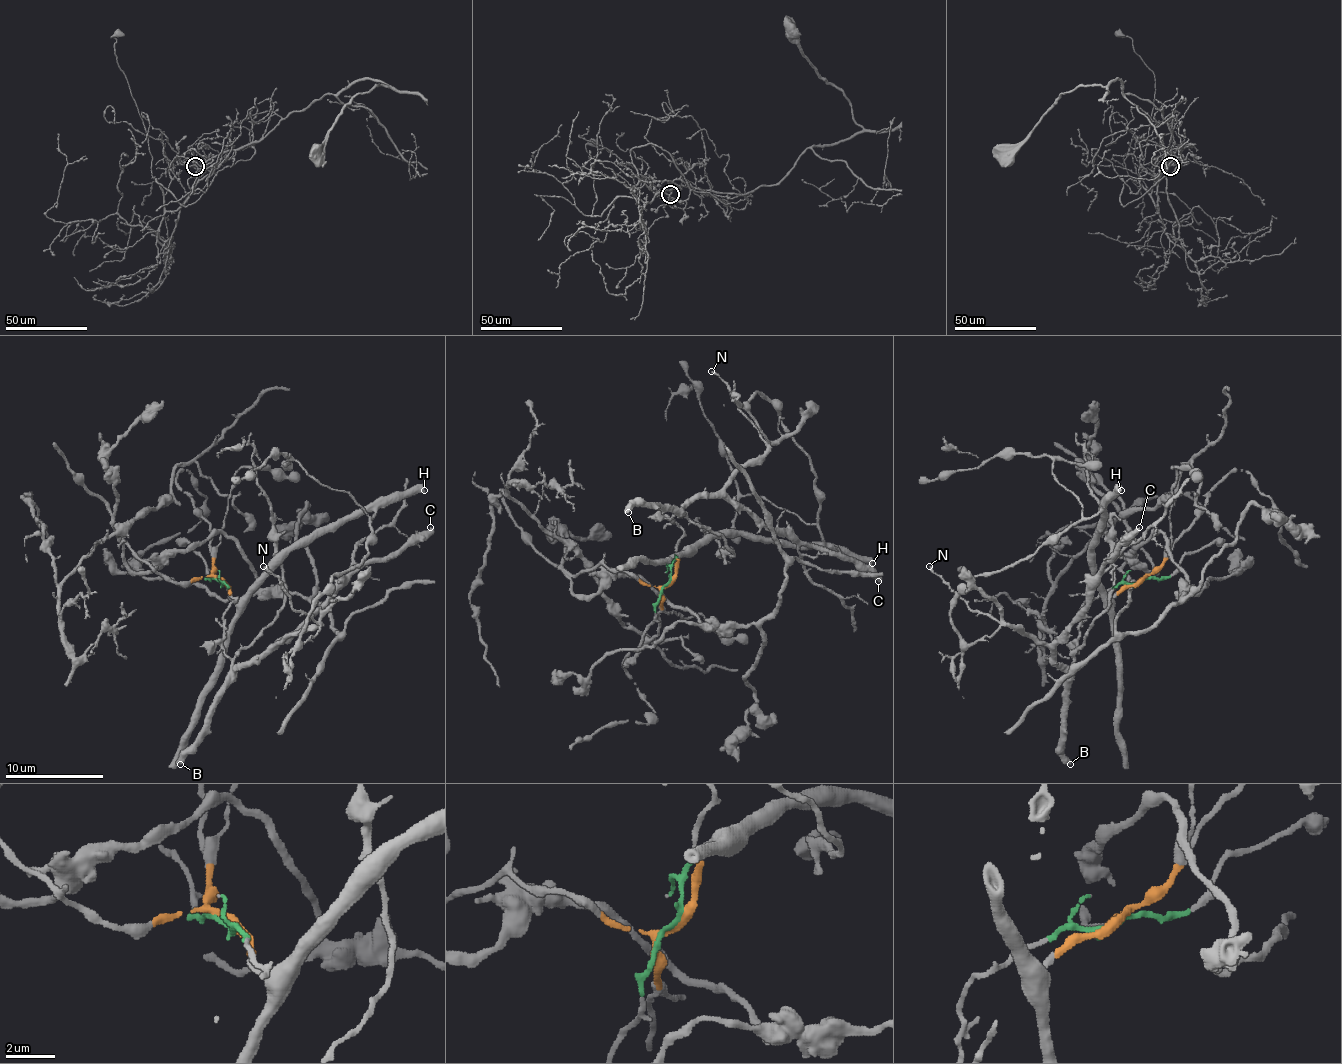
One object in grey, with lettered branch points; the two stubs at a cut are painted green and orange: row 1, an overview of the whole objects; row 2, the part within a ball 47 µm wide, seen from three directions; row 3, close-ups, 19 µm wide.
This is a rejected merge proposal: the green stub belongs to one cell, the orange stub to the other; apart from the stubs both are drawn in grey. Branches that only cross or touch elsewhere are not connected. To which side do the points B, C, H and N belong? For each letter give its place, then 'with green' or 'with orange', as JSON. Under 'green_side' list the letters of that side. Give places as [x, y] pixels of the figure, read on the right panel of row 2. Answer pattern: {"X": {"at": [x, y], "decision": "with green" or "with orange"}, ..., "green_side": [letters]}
{"B": {"at": [1070, 764], "decision": "with green"}, "C": {"at": [1139, 527], "decision": "with green"}, "H": {"at": [1121, 490], "decision": "with orange"}, "N": {"at": [929, 566], "decision": "with green"}, "green_side": ["B", "C", "N"]}

